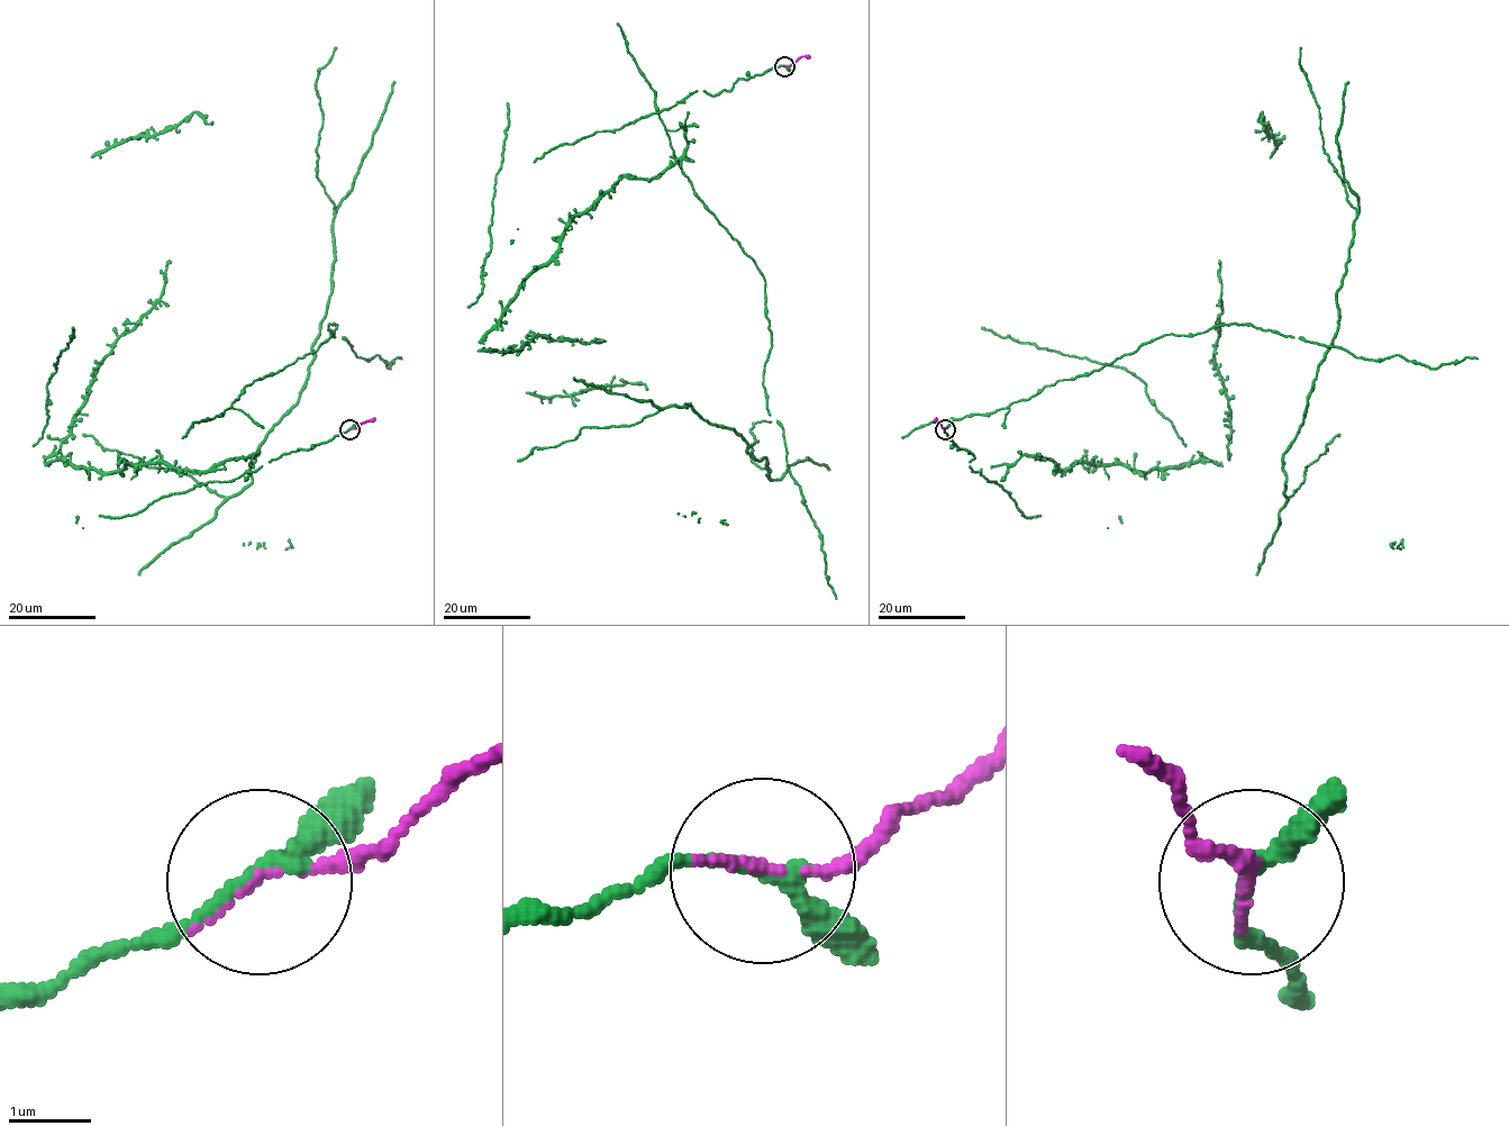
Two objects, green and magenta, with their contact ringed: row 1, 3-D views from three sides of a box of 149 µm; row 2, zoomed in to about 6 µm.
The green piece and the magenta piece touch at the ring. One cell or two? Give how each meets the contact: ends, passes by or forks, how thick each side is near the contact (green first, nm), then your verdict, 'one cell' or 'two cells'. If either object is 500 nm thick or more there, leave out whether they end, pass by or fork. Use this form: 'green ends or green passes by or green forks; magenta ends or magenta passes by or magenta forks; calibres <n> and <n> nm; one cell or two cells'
green passes by; magenta ends; calibres 180 and 110 nm; one cell

